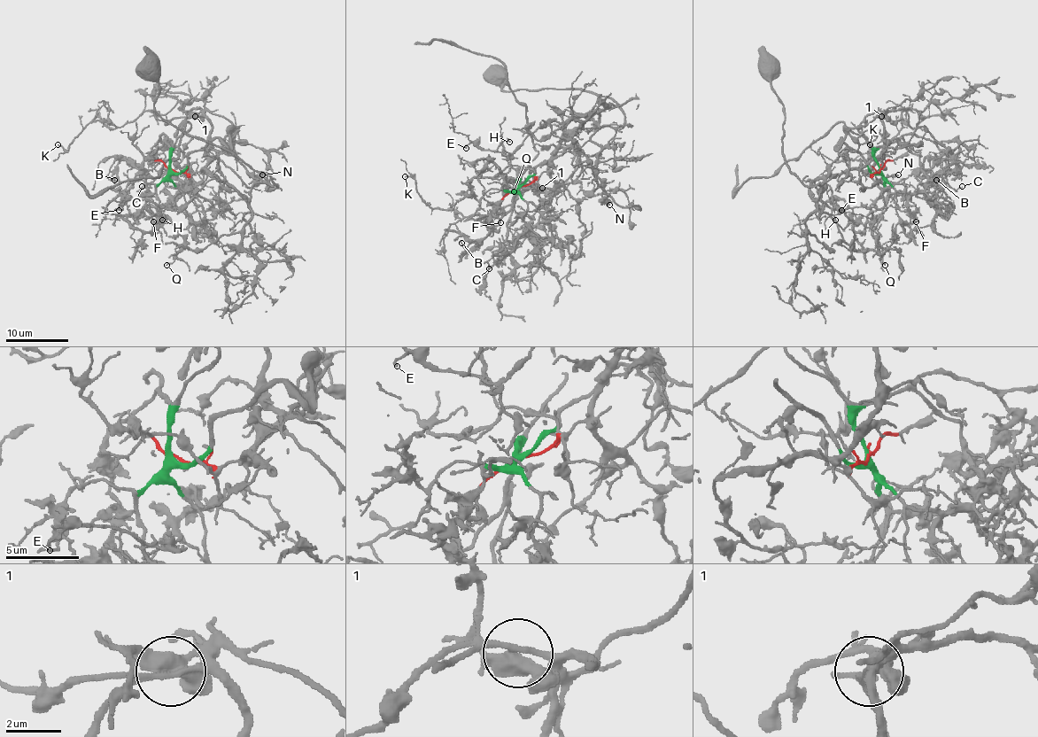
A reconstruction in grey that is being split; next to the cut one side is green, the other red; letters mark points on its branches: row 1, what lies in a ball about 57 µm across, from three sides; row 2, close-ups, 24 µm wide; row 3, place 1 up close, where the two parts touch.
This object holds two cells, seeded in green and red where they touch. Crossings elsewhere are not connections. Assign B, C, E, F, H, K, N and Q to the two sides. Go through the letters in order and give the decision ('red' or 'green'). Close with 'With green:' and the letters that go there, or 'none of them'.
B: green
C: green
E: red
F: green
H: red
K: red
N: red
Q: green
With green: B, C, F, Q

